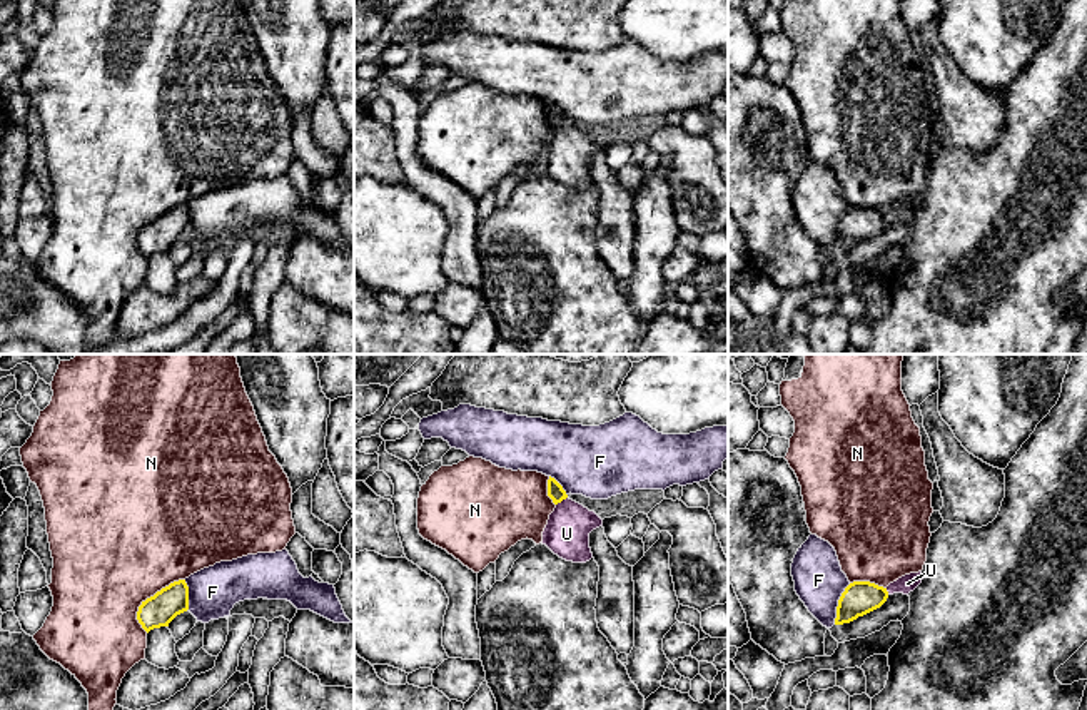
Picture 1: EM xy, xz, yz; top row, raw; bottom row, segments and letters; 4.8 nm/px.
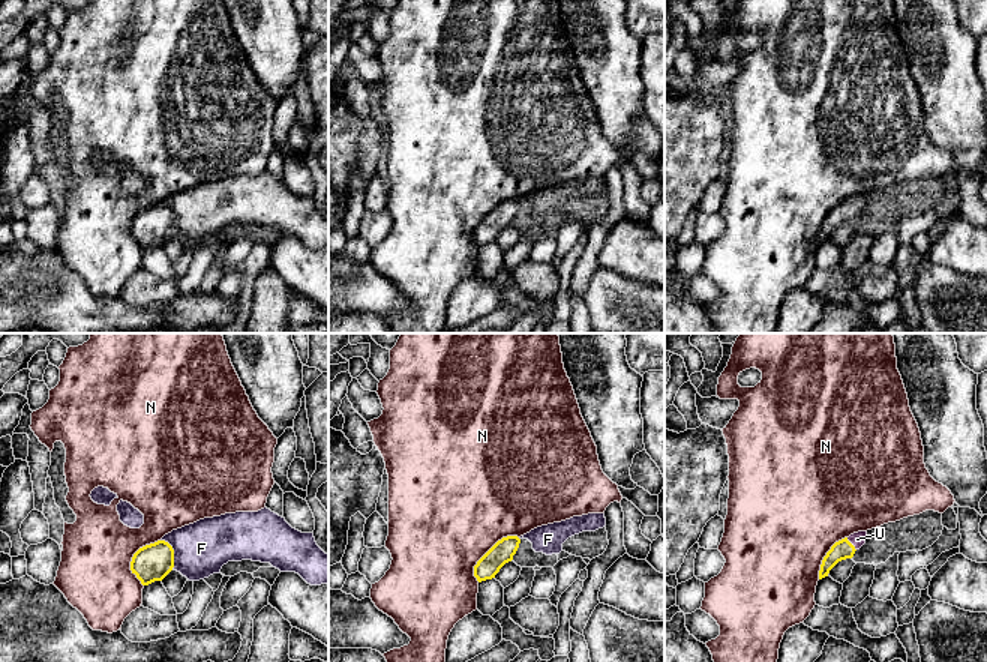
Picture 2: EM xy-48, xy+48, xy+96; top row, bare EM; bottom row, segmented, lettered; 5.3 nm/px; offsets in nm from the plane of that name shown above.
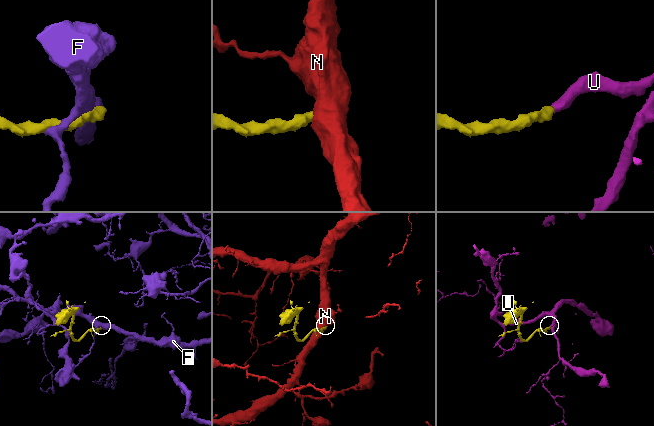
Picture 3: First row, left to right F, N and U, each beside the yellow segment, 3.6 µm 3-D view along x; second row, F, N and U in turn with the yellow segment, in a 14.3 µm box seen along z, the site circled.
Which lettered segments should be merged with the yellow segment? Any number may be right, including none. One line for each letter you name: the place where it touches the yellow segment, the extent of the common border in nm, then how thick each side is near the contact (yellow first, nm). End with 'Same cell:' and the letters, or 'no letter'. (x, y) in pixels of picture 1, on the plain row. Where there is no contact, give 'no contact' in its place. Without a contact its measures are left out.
U: xz (561, 126) | 70 nm | 80/220 nm
Same cell: U

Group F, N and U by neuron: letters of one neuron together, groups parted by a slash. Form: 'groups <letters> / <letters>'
groups F / N / U

